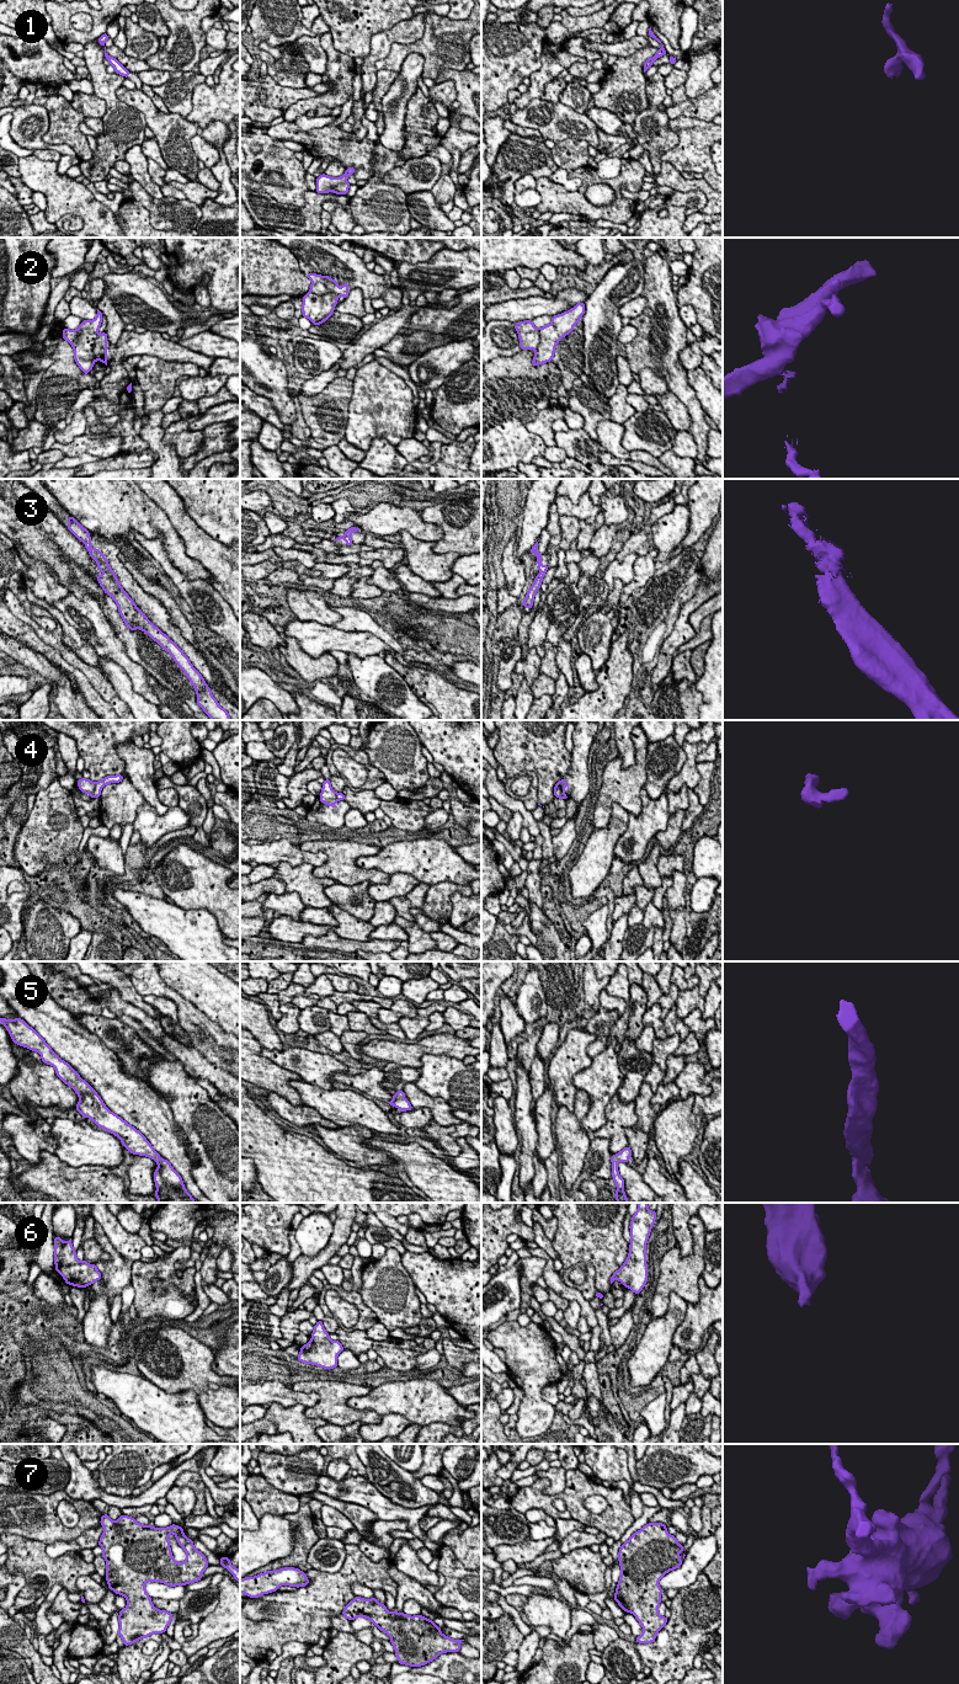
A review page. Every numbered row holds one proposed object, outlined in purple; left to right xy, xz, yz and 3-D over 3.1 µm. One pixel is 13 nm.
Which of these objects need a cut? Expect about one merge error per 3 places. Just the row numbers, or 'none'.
2, 3, 4

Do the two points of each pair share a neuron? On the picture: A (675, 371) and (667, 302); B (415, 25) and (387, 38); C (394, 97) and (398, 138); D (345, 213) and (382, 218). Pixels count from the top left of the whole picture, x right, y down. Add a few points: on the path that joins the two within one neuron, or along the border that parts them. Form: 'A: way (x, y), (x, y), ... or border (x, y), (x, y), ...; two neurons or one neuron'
A: way (670, 353), (670, 319); one neuron
B: way (408, 31), (394, 36); one neuron
C: way (397, 107), (397, 128); one neuron
D: border (347, 204), (356, 224); two neurons

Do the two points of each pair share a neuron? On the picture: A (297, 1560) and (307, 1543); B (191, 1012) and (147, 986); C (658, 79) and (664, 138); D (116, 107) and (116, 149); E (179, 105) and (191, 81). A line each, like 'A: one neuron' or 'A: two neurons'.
A: one neuron
B: one neuron
C: one neuron
D: one neuron
E: one neuron

